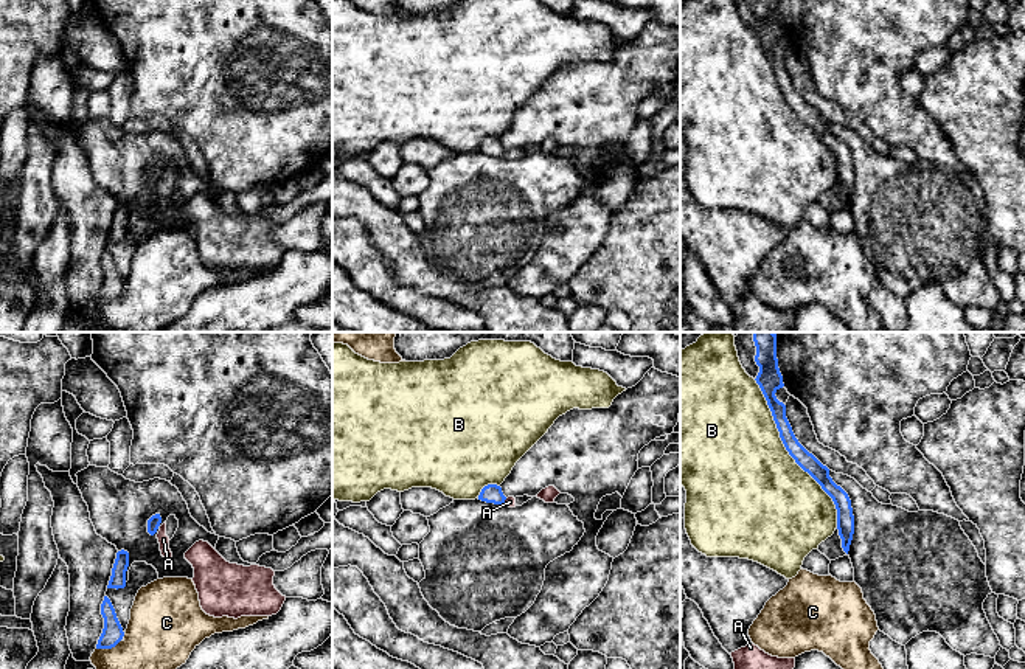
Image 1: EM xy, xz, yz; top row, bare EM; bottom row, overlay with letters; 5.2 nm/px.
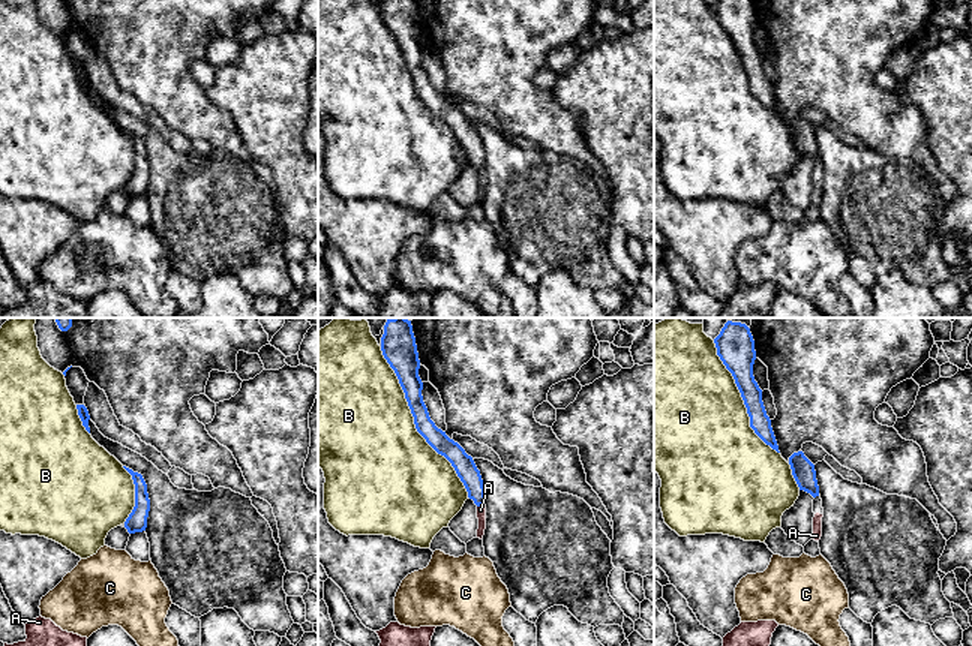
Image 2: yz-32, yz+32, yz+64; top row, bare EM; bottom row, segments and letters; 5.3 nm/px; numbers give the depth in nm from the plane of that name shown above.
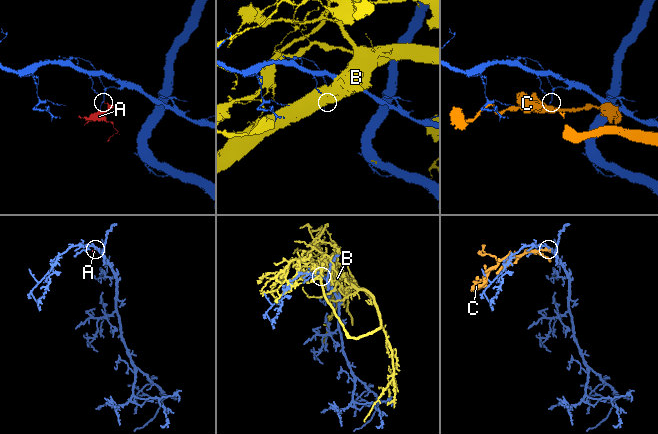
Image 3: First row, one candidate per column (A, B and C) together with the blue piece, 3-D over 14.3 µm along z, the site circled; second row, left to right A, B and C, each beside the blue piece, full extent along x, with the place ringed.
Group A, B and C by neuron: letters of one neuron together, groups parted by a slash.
A / B / C

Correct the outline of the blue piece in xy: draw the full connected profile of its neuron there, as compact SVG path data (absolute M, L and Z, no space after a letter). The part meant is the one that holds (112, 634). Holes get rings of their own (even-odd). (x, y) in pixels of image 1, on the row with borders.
M104 596L101 604L101 615L104 618L104 629L98 640L96 649L112 649L123 640L124 632L107 596Z

